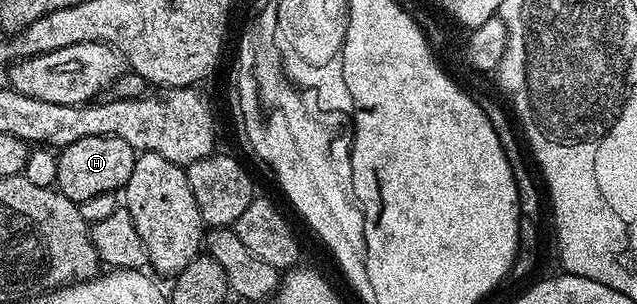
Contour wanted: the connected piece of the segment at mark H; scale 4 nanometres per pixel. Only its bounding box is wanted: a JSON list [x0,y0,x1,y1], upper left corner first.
[54,138,137,204]

